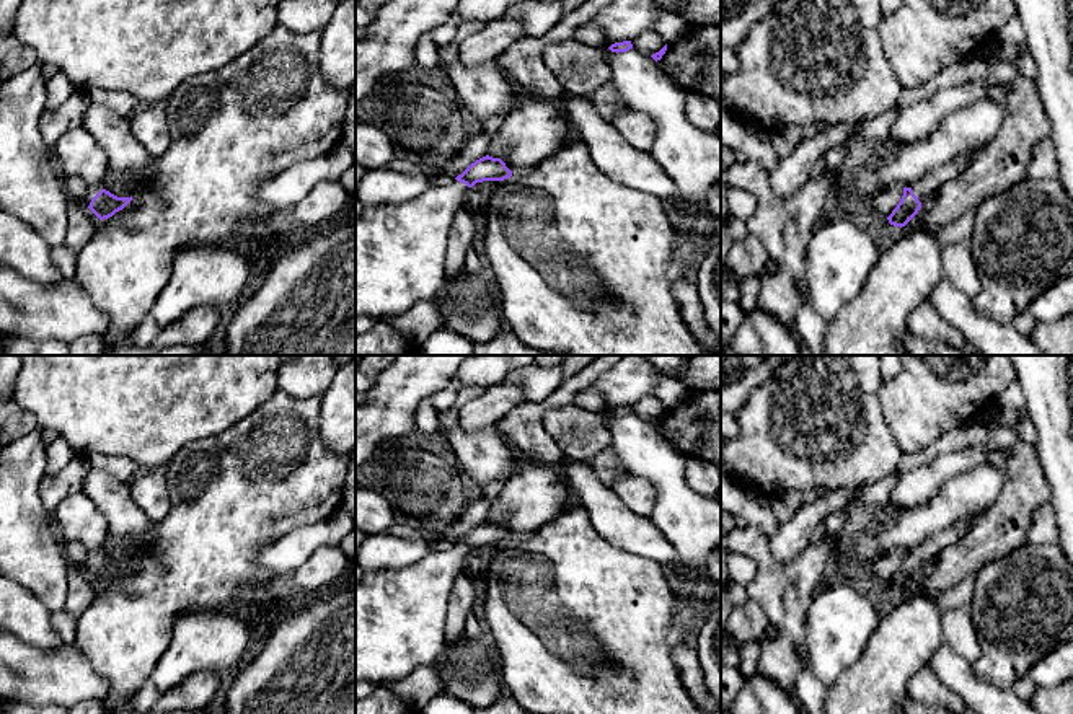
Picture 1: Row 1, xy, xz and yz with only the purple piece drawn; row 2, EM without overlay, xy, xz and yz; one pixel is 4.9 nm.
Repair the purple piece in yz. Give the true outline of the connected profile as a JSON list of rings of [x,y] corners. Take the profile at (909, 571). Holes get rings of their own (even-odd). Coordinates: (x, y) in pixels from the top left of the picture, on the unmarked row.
[[[959,520],[931,535],[912,553],[903,553],[900,567],[887,582],[889,588],[900,593],[905,592],[931,562],[941,558],[946,548],[960,541],[970,531],[972,525],[970,520]]]

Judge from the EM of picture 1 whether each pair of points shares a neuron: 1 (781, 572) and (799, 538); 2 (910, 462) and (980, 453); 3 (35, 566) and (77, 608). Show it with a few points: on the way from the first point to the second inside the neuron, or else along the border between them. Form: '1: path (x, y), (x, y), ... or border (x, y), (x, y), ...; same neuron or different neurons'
1: border (811, 542), (790, 559), (773, 559), (768, 555); different neurons
2: border (971, 445), (940, 453), (902, 475); different neurons
3: border (72, 568), (67, 574), (67, 595), (62, 610); different neurons

